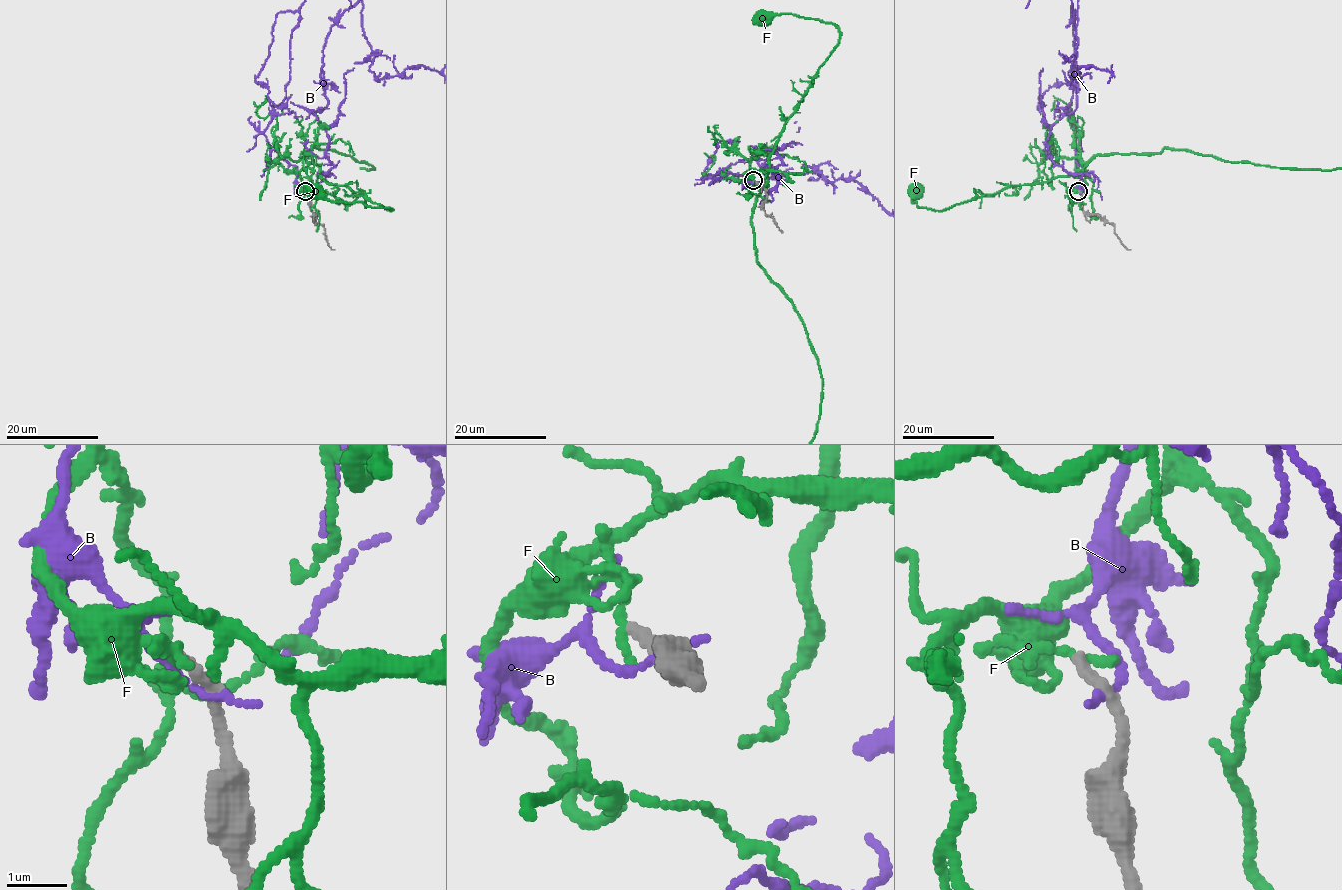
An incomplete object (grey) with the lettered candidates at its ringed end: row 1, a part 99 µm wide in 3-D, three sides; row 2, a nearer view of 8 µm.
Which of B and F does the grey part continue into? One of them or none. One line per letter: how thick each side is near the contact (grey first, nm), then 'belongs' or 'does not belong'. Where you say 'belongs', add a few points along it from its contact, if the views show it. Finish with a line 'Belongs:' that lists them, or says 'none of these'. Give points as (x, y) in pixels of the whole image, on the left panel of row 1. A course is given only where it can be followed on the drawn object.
B: calibres 240 and 120 nm; does not belong
F: calibres 200 and 80 nm; does not belong
Belongs: none of these

